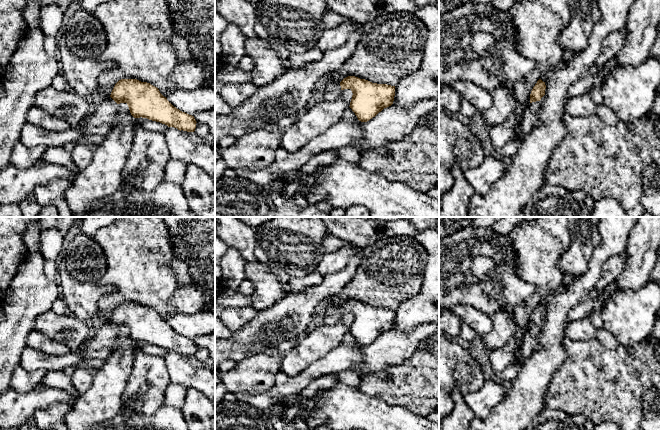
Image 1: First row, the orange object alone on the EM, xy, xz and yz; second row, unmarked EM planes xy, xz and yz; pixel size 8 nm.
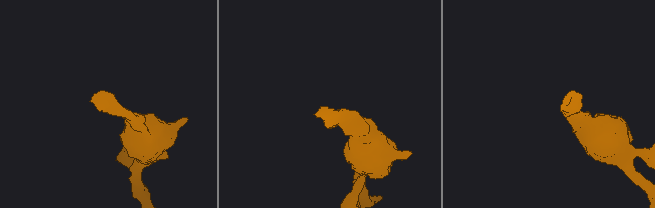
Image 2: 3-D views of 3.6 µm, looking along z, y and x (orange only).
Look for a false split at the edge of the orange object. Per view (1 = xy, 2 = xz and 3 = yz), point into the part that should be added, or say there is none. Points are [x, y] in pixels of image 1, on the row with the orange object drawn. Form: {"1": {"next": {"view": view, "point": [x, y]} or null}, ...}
{"1": {"next": {"view": "xy", "point": [100, 121]}}, "2": {"next": {"view": "xz", "point": [332, 90]}}, "3": {"next": {"view": "yz", "point": [528, 116]}}}

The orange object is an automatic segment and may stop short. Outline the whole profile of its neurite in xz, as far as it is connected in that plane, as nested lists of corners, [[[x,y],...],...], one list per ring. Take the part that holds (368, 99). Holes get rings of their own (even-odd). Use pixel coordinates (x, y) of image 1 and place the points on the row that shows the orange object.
[[[348,76],[340,83],[330,80],[322,91],[324,101],[334,101],[344,89],[353,93],[350,108],[361,122],[367,122],[384,108],[393,104],[395,86],[372,83],[355,76]]]

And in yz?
[[[541,79],[537,81],[530,94],[530,103],[520,114],[520,127],[518,132],[524,136],[531,131],[540,109],[540,104],[545,100],[546,85]]]

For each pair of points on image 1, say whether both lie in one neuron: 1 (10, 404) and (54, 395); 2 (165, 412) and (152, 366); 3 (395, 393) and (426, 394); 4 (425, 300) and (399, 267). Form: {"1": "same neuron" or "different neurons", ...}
{"1": "same neuron", "2": "different neurons", "3": "same neuron", "4": "different neurons"}

